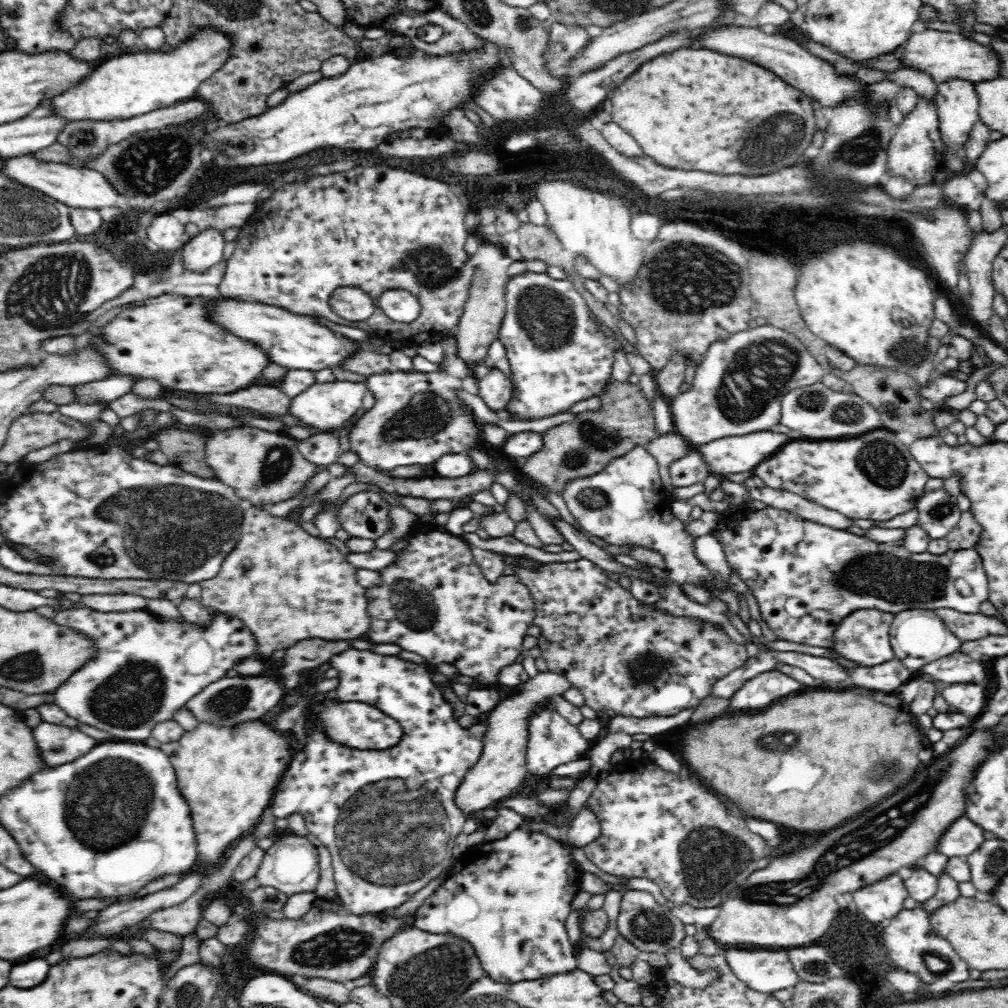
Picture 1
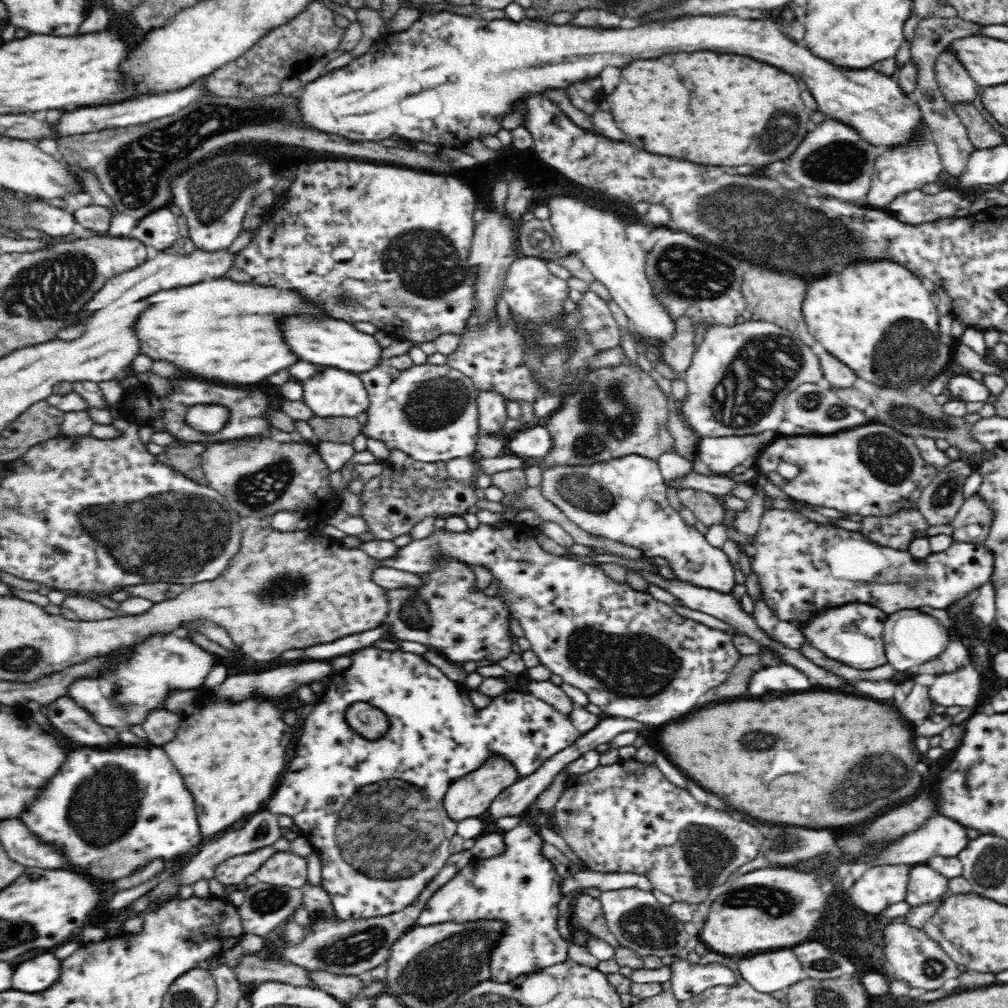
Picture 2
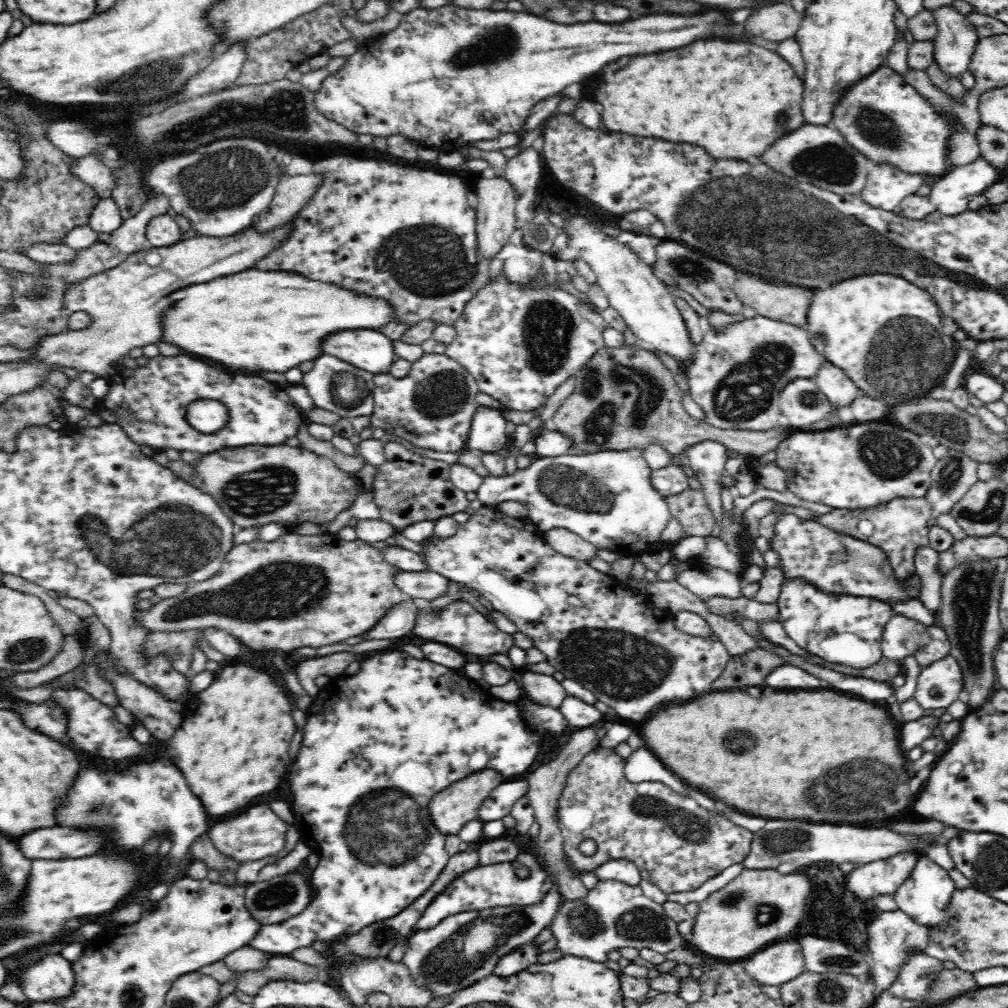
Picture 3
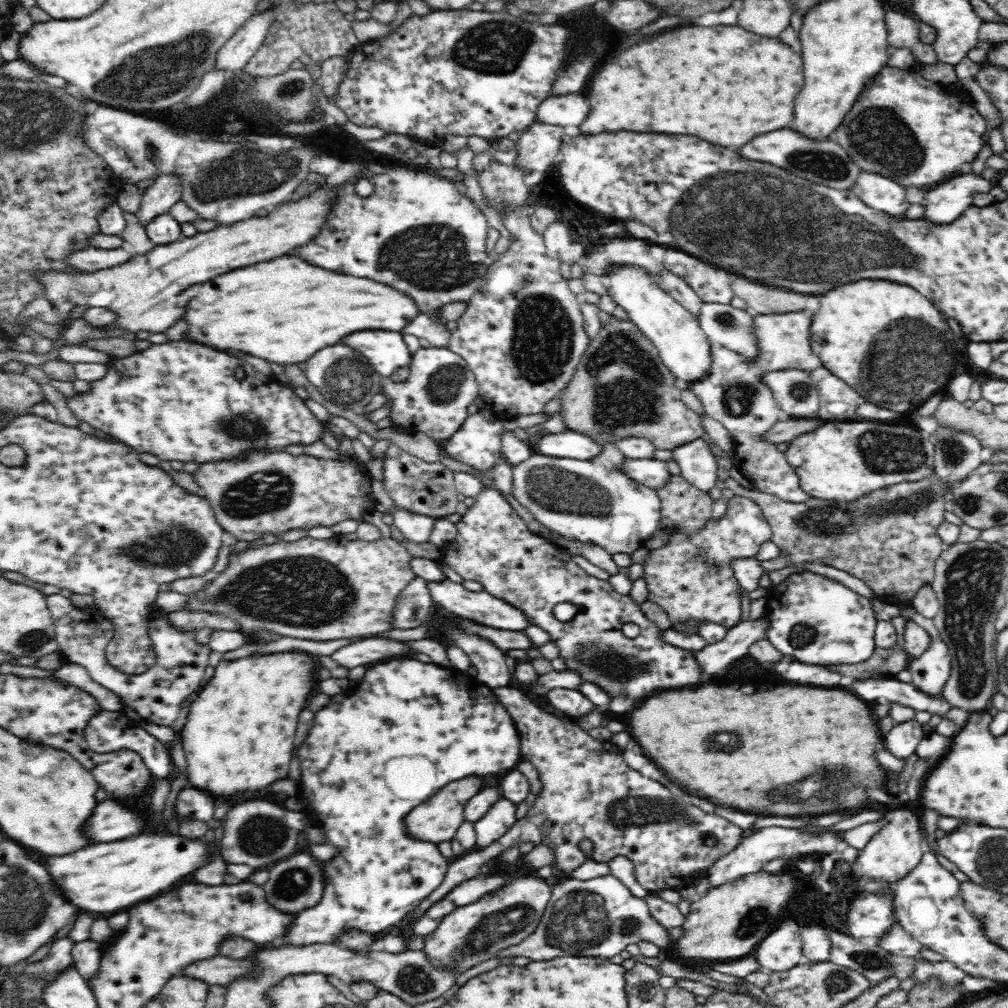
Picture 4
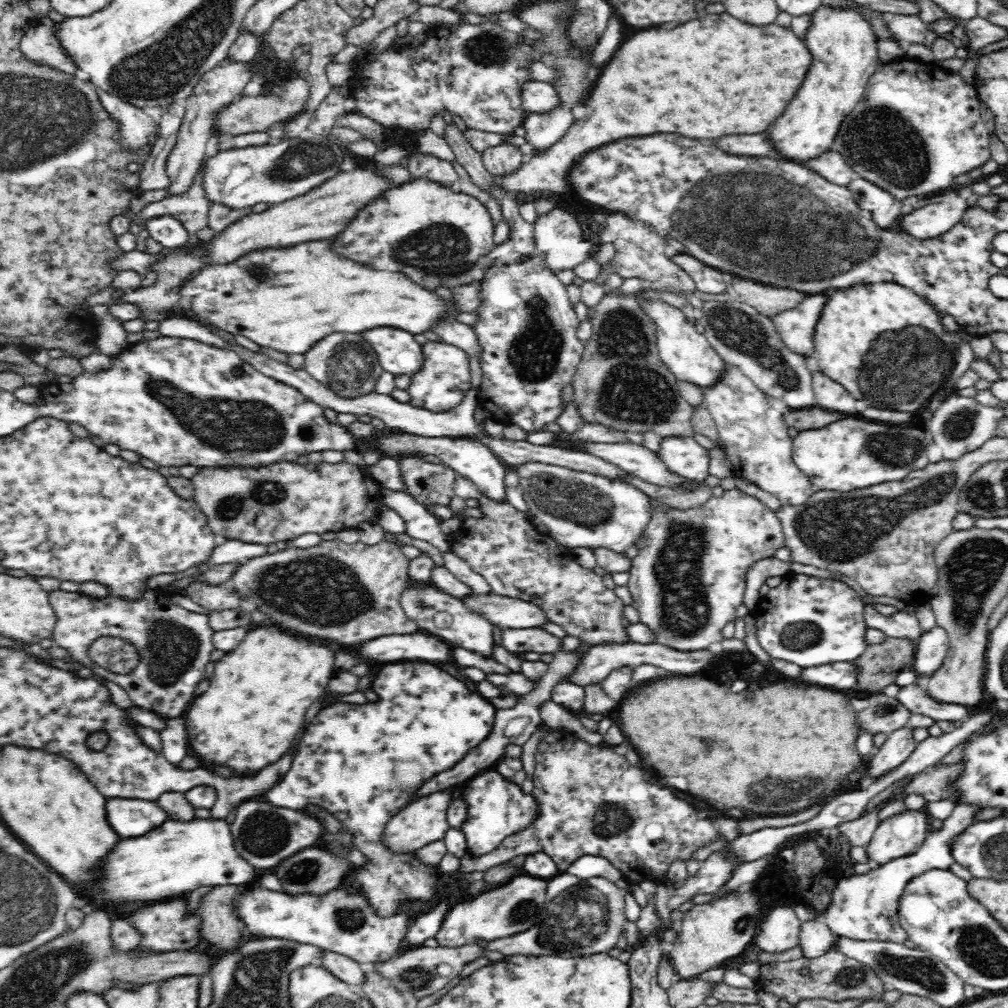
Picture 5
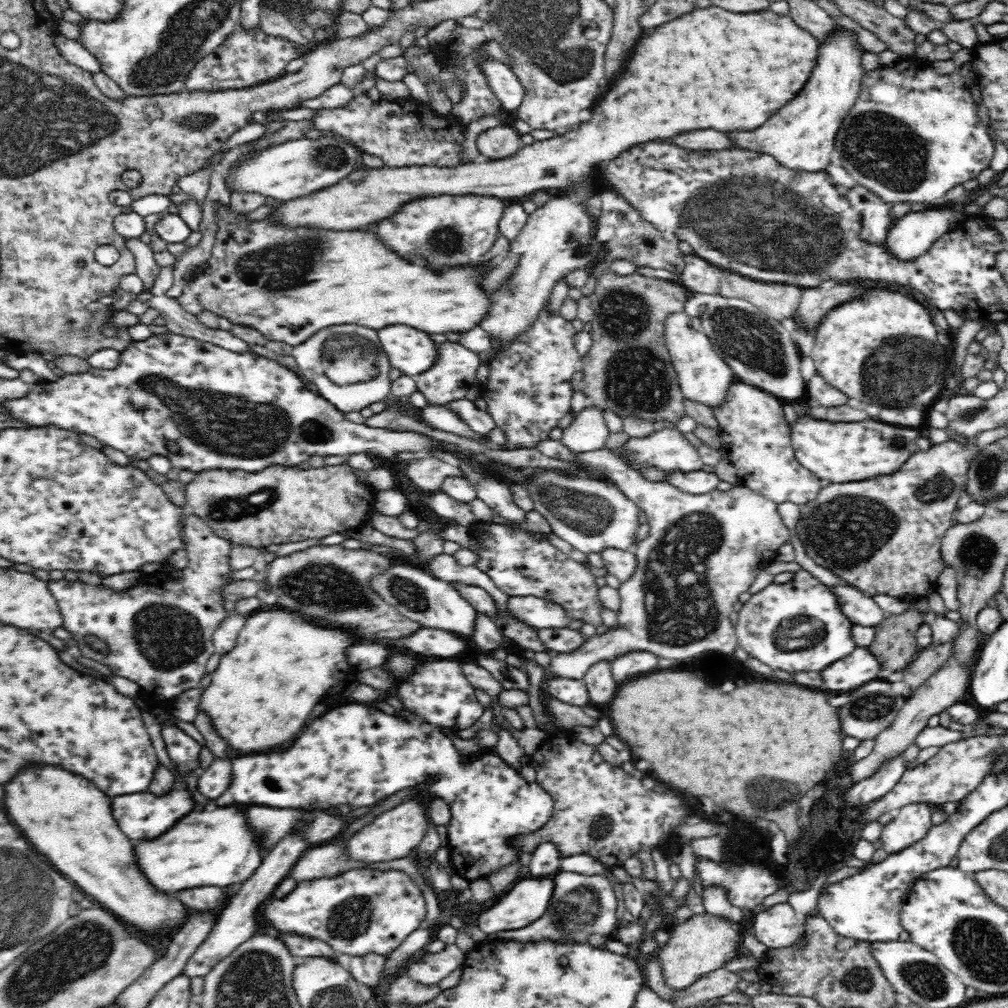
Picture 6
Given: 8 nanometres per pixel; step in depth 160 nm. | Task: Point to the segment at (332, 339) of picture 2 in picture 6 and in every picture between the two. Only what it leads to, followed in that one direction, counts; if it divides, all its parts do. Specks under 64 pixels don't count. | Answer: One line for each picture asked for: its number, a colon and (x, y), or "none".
3: (372, 352)
4: (385, 351)
5: (397, 352)
6: (411, 352)

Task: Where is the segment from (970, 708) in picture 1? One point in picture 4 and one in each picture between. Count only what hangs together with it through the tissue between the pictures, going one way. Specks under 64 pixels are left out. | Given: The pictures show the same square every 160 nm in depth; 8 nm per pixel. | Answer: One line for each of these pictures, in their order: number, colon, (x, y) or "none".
2: (962, 687)
3: (940, 683)
4: (930, 672)

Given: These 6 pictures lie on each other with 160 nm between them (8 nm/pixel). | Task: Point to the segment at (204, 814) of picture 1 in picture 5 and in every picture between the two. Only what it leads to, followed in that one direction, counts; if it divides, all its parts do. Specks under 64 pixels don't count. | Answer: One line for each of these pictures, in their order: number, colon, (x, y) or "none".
2: (231, 755)
3: (234, 746)
4: (239, 735)
5: (254, 707)

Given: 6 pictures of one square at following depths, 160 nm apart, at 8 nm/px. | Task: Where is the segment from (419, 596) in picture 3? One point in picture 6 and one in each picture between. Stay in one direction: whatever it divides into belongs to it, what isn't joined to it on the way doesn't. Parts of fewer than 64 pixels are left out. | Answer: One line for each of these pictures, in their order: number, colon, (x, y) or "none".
4: (481, 607)
5: (501, 611)
6: (539, 613)

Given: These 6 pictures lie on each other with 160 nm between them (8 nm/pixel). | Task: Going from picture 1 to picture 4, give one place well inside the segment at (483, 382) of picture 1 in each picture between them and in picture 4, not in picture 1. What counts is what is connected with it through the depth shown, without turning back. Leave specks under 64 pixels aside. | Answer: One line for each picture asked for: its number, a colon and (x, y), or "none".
2: (492, 408)
3: (488, 433)
4: (478, 443)

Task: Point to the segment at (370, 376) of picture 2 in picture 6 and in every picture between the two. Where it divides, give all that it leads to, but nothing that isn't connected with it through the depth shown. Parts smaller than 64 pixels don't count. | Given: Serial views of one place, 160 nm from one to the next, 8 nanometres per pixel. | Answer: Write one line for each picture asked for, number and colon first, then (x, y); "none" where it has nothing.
3: (432, 407)
4: (434, 399)
5: (440, 385)
6: (453, 374)

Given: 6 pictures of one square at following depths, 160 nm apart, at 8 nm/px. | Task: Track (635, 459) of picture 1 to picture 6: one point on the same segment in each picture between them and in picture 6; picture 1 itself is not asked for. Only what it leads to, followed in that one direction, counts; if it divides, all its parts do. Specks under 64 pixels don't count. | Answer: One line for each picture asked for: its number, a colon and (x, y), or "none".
2: (625, 499)
3: (607, 498)
4: (592, 500)
5: (580, 509)
6: (590, 514)

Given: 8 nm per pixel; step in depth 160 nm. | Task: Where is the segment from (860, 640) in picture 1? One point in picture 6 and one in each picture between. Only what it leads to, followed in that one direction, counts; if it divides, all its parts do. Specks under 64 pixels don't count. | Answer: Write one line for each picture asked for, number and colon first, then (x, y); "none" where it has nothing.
2: (853, 633)
3: (837, 627)
4: (816, 619)
5: (808, 620)
6: (797, 626)

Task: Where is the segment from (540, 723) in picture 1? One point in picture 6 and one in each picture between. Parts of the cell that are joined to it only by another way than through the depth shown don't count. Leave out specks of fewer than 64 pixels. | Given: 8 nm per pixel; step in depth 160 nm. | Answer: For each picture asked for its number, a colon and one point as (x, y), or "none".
2: (371, 808)
3: (377, 748)
4: (374, 753)
5: (364, 763)
6: (356, 755)

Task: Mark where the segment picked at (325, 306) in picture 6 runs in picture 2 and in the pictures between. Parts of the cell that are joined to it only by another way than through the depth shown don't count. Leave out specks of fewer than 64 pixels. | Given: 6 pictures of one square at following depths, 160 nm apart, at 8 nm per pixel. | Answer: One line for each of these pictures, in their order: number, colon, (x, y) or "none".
2: (226, 332)
3: (254, 321)
4: (283, 310)
5: (287, 299)

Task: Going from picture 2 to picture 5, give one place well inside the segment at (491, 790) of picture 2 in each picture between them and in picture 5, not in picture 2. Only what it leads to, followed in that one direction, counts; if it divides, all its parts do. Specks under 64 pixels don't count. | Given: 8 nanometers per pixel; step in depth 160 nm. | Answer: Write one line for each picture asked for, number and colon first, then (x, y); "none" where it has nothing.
3: (457, 804)
4: (437, 820)
5: (423, 821)

